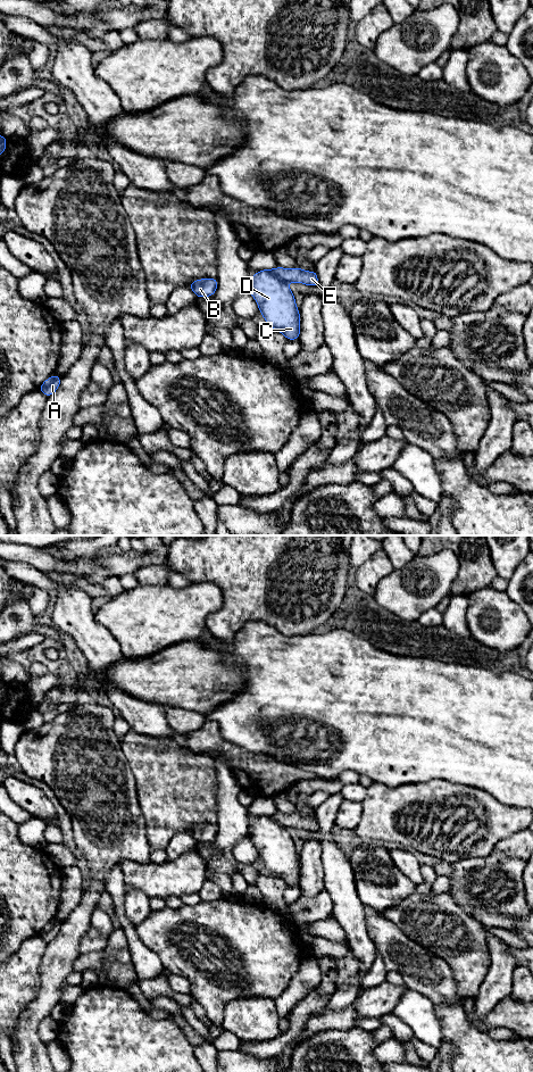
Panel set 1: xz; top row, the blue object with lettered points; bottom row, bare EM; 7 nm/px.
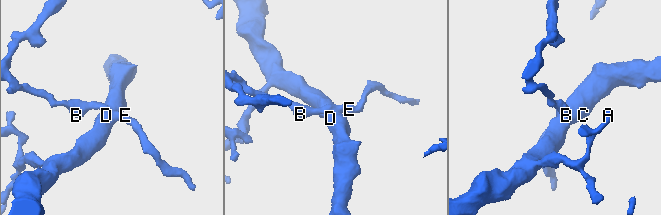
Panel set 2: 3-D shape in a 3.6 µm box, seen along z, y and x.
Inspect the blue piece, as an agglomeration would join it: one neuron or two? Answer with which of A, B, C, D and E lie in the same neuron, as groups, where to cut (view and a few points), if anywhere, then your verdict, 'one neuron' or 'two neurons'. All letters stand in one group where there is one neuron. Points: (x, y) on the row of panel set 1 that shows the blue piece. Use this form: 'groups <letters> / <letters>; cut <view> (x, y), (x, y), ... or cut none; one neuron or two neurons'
groups A C D / B E; cut xz (269, 269), (286, 283); two neurons

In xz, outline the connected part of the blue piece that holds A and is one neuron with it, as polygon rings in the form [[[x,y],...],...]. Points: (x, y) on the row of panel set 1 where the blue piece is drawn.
[[[53,374],[41,384],[39,390],[47,397],[50,397],[57,391],[60,383],[61,383],[61,379],[56,374]]]

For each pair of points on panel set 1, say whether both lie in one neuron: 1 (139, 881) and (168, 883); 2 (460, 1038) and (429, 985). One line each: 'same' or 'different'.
1: same
2: different

